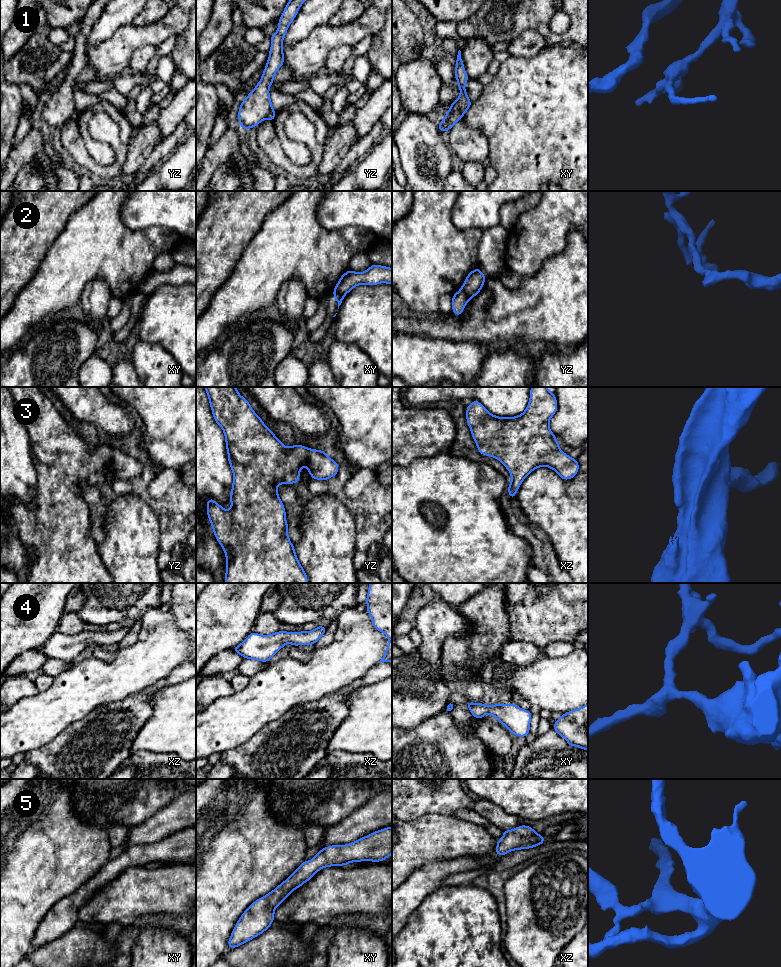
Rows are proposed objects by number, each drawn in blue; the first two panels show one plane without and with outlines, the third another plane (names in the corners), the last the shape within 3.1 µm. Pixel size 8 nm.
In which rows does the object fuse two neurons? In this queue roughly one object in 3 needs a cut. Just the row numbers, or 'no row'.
1, 2

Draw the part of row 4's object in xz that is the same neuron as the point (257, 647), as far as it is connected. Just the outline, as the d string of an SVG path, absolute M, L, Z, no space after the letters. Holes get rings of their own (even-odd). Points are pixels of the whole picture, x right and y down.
M319 625L309 632L278 631L269 635L261 635L253 631L232 651L243 656L244 659L270 662L271 658L285 647L286 643L289 642L292 646L312 646L324 635L327 629L328 627Z

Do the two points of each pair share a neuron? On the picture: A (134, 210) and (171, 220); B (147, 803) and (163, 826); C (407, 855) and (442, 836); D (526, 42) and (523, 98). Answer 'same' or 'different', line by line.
A: same
B: different
C: same
D: different

